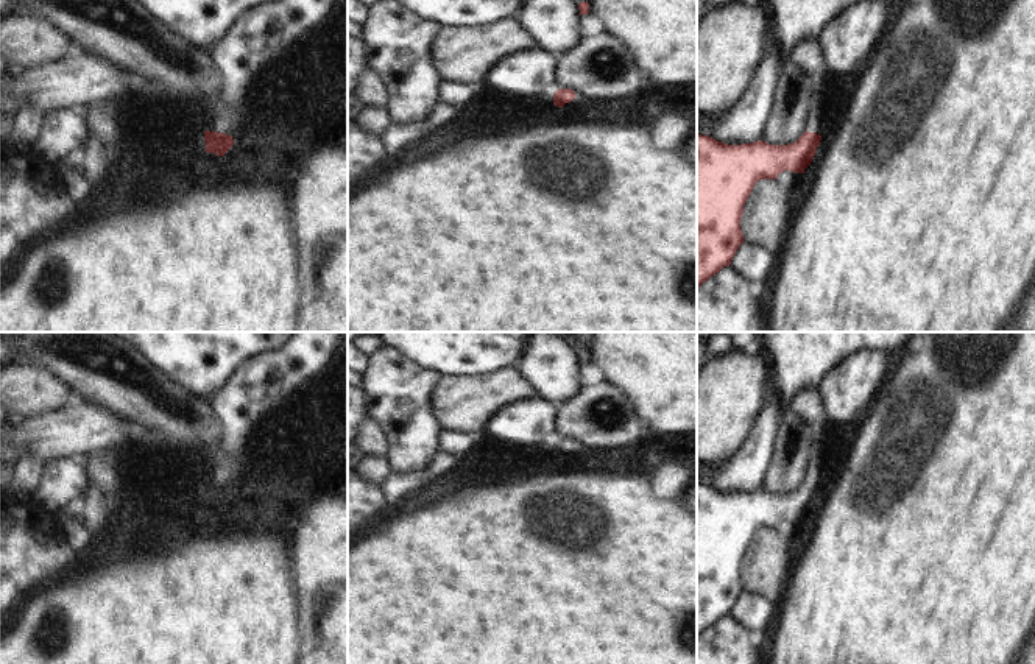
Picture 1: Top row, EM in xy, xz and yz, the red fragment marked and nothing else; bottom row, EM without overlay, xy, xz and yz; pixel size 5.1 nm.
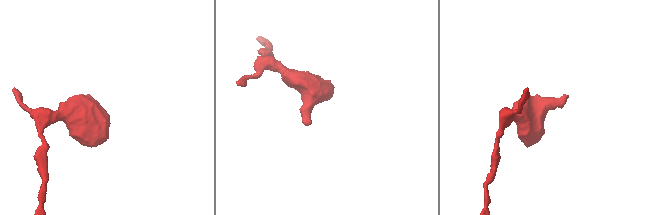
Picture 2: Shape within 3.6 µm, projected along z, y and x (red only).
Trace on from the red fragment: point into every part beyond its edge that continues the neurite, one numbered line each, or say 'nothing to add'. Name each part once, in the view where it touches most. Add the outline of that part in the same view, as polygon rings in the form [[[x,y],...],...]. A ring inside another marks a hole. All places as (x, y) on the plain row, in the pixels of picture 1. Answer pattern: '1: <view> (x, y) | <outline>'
1: xy (254, 393) | [[[293,332],[288,340],[276,351],[267,355],[251,355],[243,360],[226,379],[218,391],[207,394],[207,401],[212,413],[220,422],[220,444],[214,454],[214,463],[204,474],[204,480],[223,482],[234,485],[243,475],[245,457],[254,446],[259,433],[270,424],[277,422],[282,413],[287,410],[287,396],[290,391],[306,391],[316,387],[332,374],[335,365],[335,343],[343,340],[348,332]]]

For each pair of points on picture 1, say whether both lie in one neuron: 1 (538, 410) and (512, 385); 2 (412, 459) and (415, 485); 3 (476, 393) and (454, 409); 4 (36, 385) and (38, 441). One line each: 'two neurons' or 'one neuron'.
1: two neurons
2: two neurons
3: one neuron
4: two neurons

